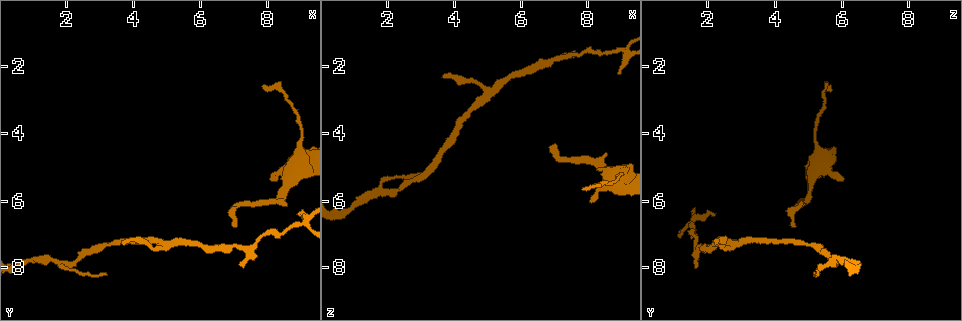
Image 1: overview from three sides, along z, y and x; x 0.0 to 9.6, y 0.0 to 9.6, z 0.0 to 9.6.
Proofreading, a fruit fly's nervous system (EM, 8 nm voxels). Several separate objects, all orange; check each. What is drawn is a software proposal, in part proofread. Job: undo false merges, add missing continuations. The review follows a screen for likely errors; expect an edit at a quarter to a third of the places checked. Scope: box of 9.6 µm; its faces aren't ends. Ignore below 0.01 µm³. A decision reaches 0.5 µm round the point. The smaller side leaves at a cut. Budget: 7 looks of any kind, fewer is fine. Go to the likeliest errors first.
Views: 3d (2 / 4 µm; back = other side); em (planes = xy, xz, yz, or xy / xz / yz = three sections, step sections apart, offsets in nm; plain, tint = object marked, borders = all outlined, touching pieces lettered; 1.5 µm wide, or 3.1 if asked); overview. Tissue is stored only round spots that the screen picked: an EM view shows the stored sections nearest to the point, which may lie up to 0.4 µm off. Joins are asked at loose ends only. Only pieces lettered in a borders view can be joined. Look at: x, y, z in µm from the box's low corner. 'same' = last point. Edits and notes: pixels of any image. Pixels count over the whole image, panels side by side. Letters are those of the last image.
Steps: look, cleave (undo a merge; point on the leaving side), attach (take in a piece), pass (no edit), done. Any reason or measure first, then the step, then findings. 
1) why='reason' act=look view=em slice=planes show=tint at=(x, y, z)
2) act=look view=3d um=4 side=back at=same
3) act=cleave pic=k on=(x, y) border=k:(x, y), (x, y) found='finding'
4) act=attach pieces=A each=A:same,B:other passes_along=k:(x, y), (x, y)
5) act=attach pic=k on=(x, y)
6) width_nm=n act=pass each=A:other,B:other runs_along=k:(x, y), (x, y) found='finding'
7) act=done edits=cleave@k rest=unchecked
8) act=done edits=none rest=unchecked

act=look view=3d um=4 at=(7.05, 6.80, 4.55)

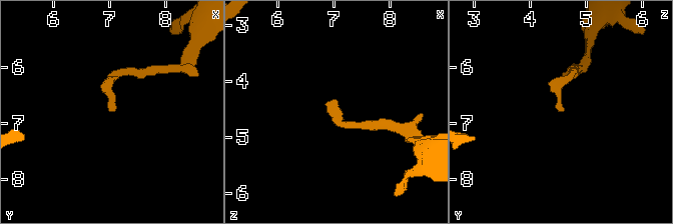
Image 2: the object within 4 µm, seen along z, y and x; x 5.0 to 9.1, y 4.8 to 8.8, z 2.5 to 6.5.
why='now the EM' act=look view=em slice=xz step=4 show=tint at=(7.10, 6.75, 4.60)

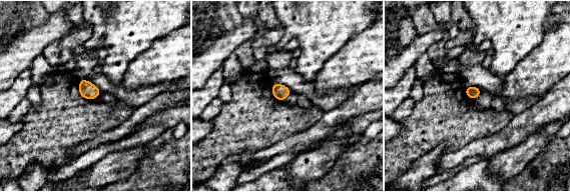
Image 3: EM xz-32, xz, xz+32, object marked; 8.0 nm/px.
act=look view=em slice=xy step=8 show=borders at=same

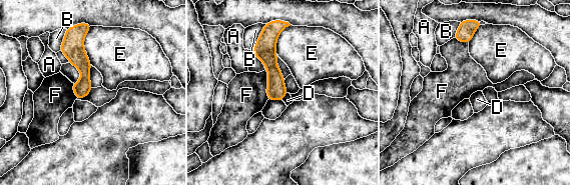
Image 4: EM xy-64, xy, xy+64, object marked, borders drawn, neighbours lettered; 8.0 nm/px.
longest_contact=E:320nm act=pass each=A:other,B:other,D:other,E:other,F:other border=4:(288, 92), (281, 100) found='no lettered piece goes on from it'

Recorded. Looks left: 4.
why='tapers out' act=look view=em slice=planes show=borders at=(3.75, 7.30, 2.25)

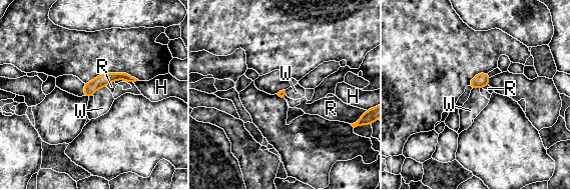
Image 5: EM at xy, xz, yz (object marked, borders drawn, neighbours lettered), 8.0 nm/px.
act=pass each=H:other,R:other,W:other border=5:(105, 86), (100, 87), (92, 95) found='none of them fits'

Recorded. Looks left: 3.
why='thin end' act=look view=em slice=planes show=tint at=(9.00, 6.35, 2.20)

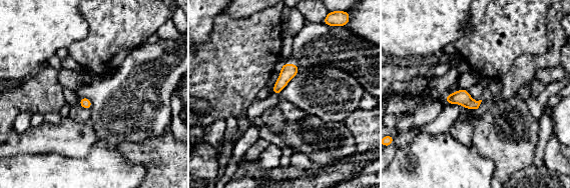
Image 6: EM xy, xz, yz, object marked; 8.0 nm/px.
act=look view=em slice=planes show=borders at=same

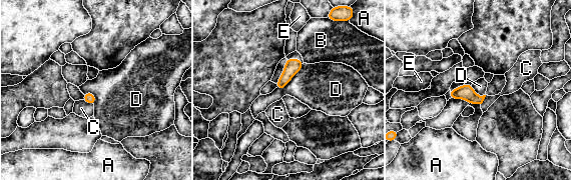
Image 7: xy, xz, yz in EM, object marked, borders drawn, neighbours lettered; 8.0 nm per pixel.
act=pass each=A:other,B:other,C:other,D:other,E:other found='none of them fits'

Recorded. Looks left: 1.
act=done edits=none rest=unchecked

